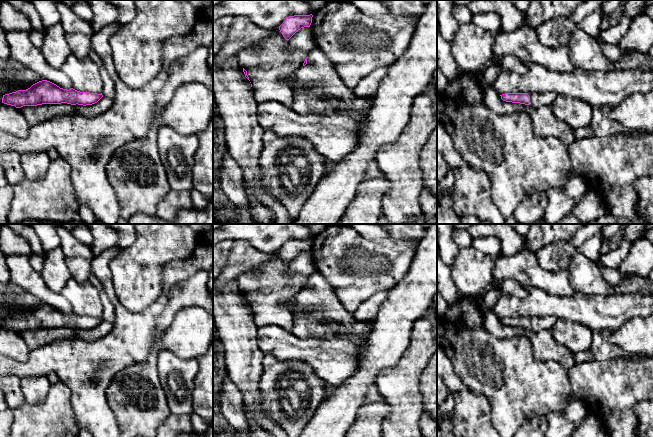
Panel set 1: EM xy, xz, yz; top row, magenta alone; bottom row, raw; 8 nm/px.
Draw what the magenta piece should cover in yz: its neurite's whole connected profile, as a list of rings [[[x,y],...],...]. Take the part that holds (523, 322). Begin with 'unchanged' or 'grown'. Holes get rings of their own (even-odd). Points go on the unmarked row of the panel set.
grown; [[[528,316],[528,317],[505,317],[500,319],[501,323],[506,326],[520,327],[531,329],[534,332],[539,332],[545,329],[552,329],[558,317],[556,316]]]

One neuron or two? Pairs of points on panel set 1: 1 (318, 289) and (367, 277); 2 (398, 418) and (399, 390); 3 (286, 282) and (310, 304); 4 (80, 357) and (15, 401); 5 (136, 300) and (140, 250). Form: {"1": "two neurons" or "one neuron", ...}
{"1": "two neurons", "2": "one neuron", "3": "two neurons", "4": "two neurons", "5": "one neuron"}

